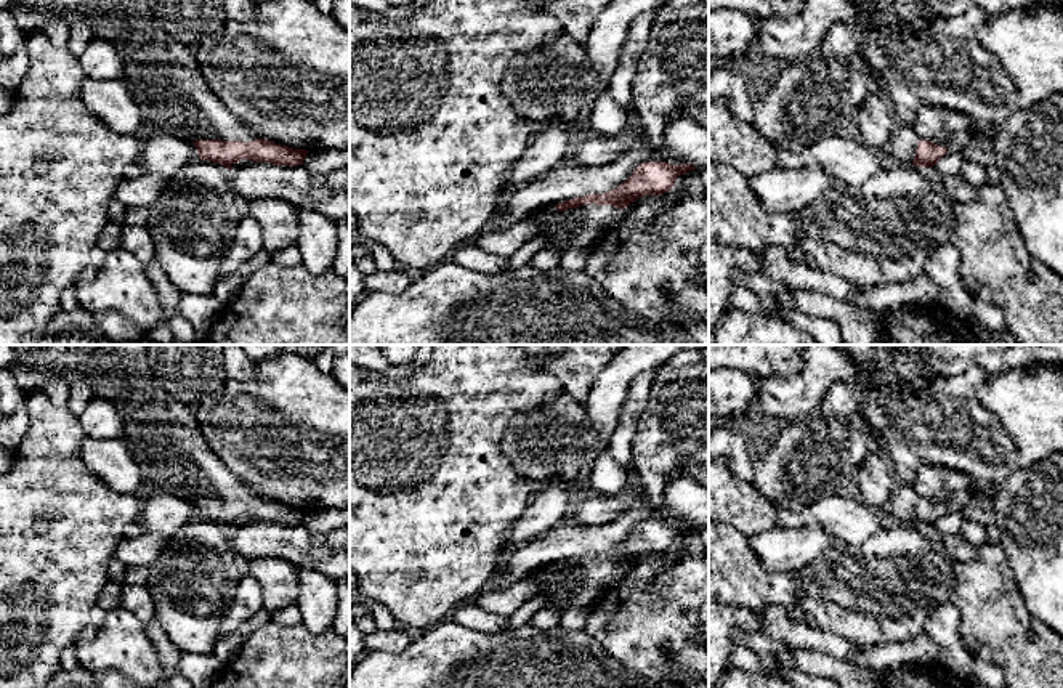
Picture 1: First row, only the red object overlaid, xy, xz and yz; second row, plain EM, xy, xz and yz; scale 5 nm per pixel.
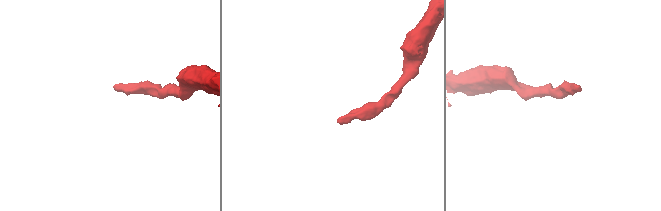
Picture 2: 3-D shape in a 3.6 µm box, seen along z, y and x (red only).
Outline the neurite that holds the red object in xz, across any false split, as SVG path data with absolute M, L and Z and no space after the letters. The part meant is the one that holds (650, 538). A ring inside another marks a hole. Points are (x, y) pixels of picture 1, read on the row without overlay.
M643 521L617 547L603 553L588 553L539 568L527 581L537 585L537 595L547 598L547 606L566 611L595 603L625 574L624 568L643 555L659 555L672 548L675 537L696 529L691 523Z

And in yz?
M920 465L912 488L919 494L912 524L933 526L946 512L962 512L972 499L970 480L938 465Z

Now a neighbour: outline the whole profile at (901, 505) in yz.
M898 483L893 491L887 510L901 523L912 523L915 515L915 507L919 502L919 494L909 484Z

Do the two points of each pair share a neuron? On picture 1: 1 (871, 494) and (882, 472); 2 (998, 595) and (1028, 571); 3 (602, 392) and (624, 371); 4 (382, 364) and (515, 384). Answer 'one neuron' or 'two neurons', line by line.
1: one neuron
2: two neurons
3: one neuron
4: two neurons

